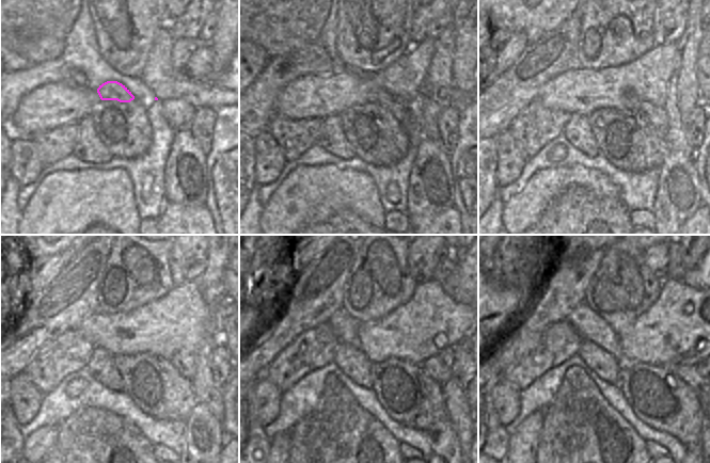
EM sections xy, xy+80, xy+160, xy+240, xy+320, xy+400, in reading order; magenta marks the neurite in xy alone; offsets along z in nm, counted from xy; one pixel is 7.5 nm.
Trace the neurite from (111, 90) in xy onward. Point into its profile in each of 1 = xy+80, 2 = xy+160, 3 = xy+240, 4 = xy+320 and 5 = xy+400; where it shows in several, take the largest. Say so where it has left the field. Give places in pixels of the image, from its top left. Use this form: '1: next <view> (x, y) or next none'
1: next xy+80 (398, 108)
2: next xy+160 (656, 116)
3: next xy+240 (186, 364)
4: next xy+320 (434, 367)
5: next xy+400 (688, 373)

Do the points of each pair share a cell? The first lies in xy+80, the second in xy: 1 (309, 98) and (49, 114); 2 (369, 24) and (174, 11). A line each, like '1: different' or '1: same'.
1: same
2: different

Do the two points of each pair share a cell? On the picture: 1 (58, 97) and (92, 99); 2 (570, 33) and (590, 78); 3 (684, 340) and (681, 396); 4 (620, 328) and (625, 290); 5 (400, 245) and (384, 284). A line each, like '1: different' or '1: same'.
1: same
2: different
3: different
4: same
5: same

